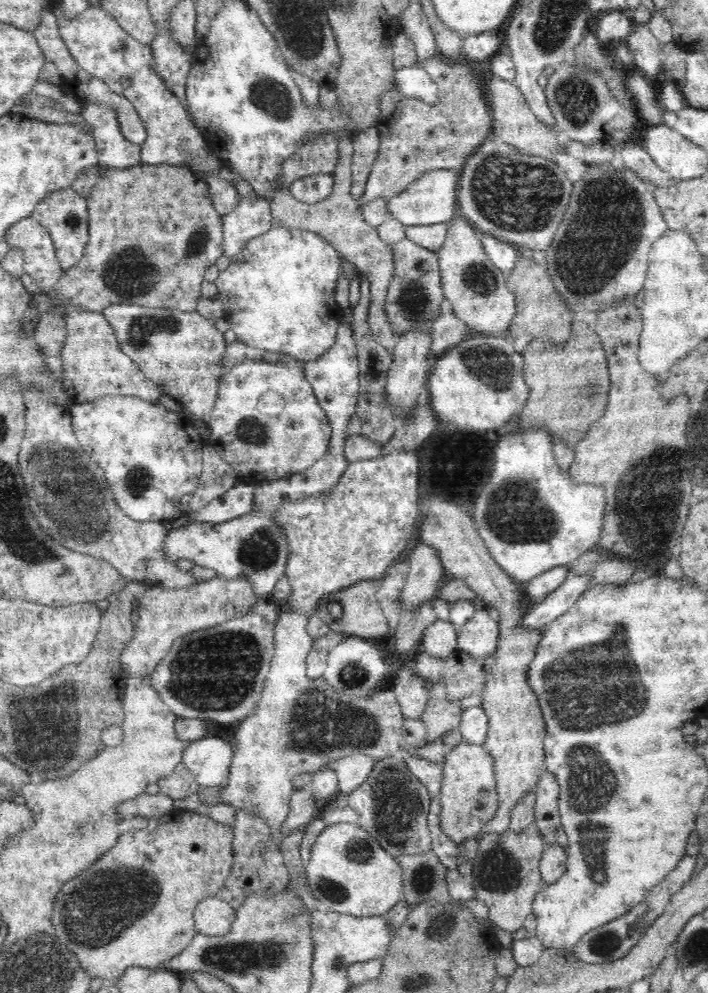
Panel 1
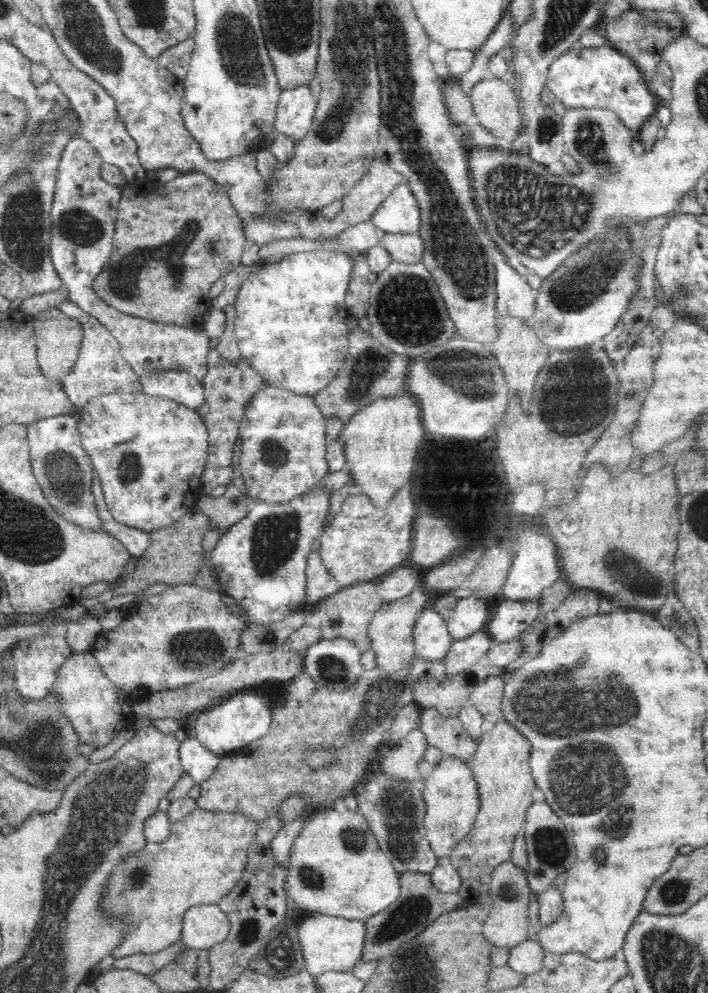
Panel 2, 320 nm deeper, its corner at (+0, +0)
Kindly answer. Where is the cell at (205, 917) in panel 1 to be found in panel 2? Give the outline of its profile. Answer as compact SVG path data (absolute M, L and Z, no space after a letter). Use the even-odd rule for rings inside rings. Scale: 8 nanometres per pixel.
M201 903L199 906L192 906L184 916L182 932L179 942L193 949L211 949L215 944L224 942L230 930L228 916L219 908L216 903Z

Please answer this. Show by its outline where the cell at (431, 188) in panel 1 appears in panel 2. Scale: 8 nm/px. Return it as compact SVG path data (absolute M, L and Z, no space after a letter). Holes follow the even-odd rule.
M404 182L380 203L371 221L383 234L416 234L421 225L420 211L416 197Z

